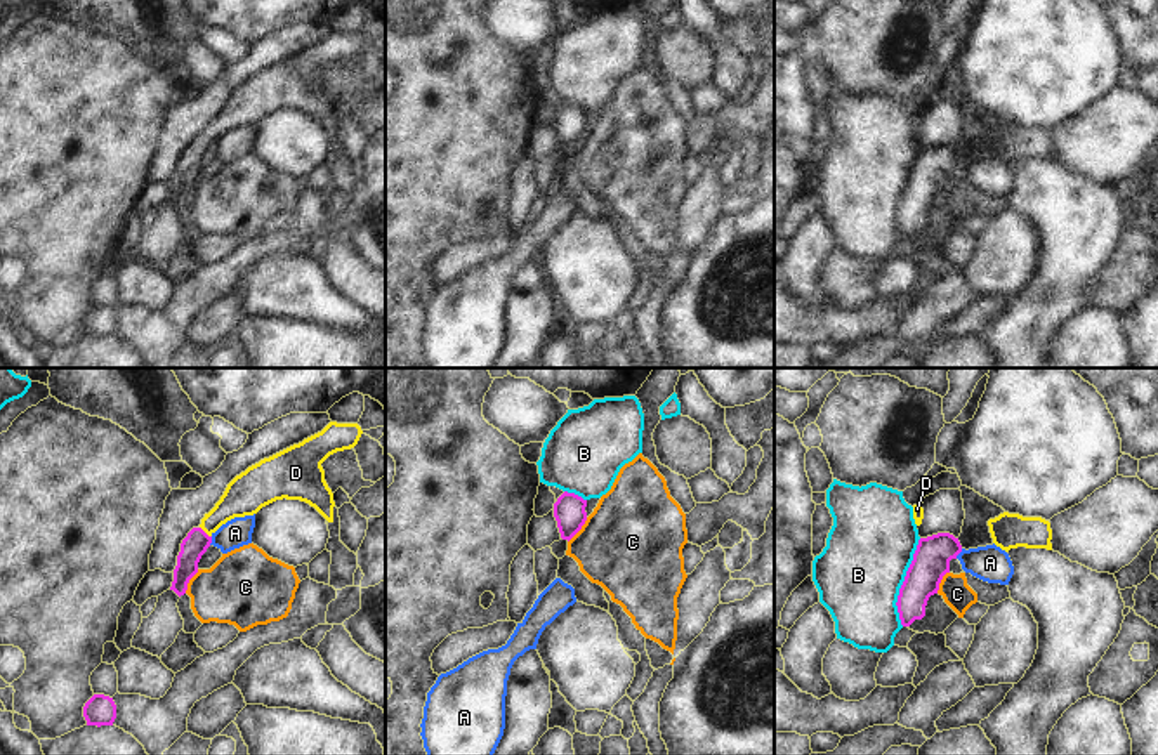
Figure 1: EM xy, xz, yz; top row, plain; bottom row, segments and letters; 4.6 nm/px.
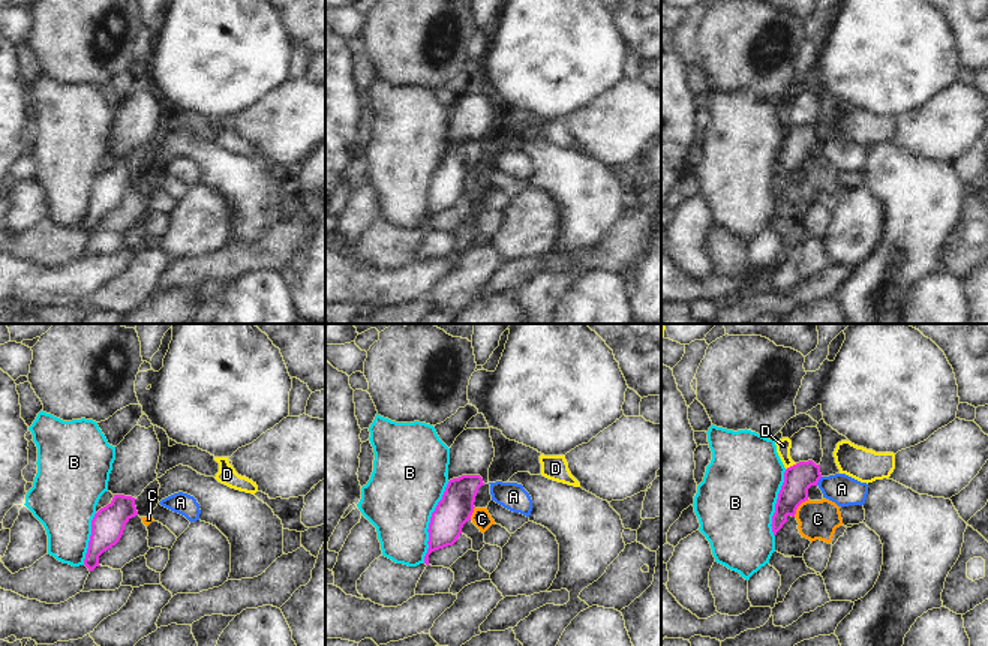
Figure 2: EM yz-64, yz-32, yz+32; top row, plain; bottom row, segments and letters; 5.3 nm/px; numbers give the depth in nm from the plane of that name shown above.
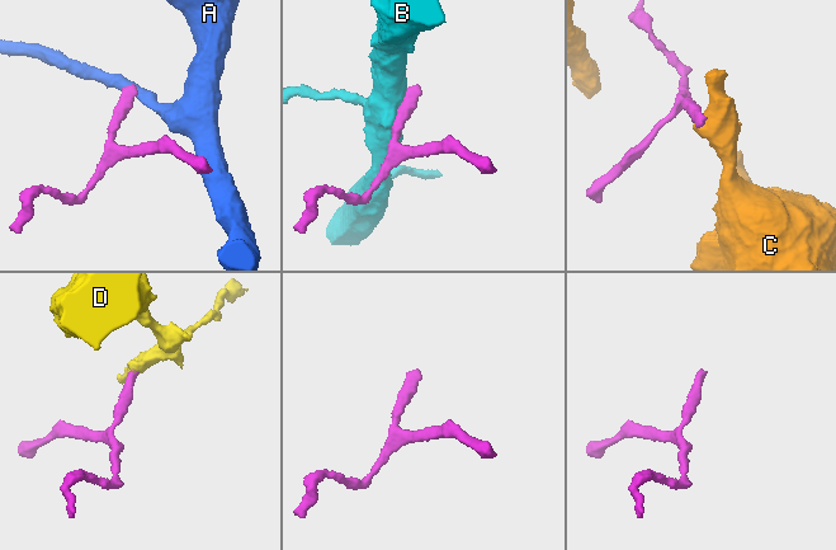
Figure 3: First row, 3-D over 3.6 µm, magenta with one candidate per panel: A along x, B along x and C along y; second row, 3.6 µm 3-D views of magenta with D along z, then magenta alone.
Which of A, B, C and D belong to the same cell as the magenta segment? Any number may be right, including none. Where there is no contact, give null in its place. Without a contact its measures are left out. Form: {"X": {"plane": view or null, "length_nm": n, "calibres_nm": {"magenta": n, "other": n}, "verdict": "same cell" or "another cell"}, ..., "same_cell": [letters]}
{"A": {"plane": "yz", "length_nm": 60, "calibres_nm": {"magenta": 180, "other": 170}, "verdict": "another cell"}, "B": {"plane": "yz", "length_nm": 420, "calibres_nm": {"magenta": 180, "other": 400}, "verdict": "another cell"}, "C": {"plane": "xz", "length_nm": 150, "calibres_nm": {"magenta": 140, "other": 460}, "verdict": "another cell"}, "D": {"plane": "xy", "length_nm": 80, "calibres_nm": {"magenta": 120, "other": 180}, "verdict": "same cell"}, "same_cell": ["D"]}

